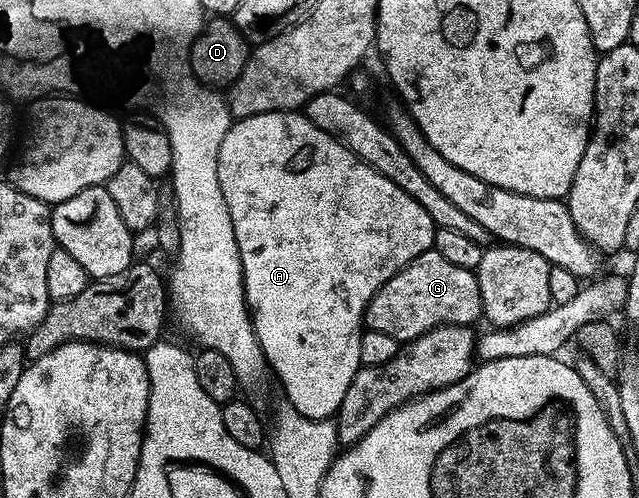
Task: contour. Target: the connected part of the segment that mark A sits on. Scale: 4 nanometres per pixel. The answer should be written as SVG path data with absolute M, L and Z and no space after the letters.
M303 111L291 112L267 112L266 114L254 114L253 116L241 116L231 126L222 138L222 146L218 150L218 182L222 194L226 198L226 206L230 210L230 218L234 222L234 238L238 242L238 254L242 262L242 274L244 275L244 300L248 304L248 311L252 317L252 329L262 346L264 359L268 361L271 375L280 379L284 387L283 399L291 404L298 414L302 414L311 420L327 420L335 417L337 410L342 406L342 398L346 398L346 390L350 390L350 382L354 382L354 374L362 367L360 363L360 334L364 322L366 306L378 294L381 286L398 270L405 268L418 254L429 251L432 248L432 239L436 237L437 226L390 178L386 178L374 166L362 162L342 142L330 138L326 130L318 130L314 122L304 117Z

